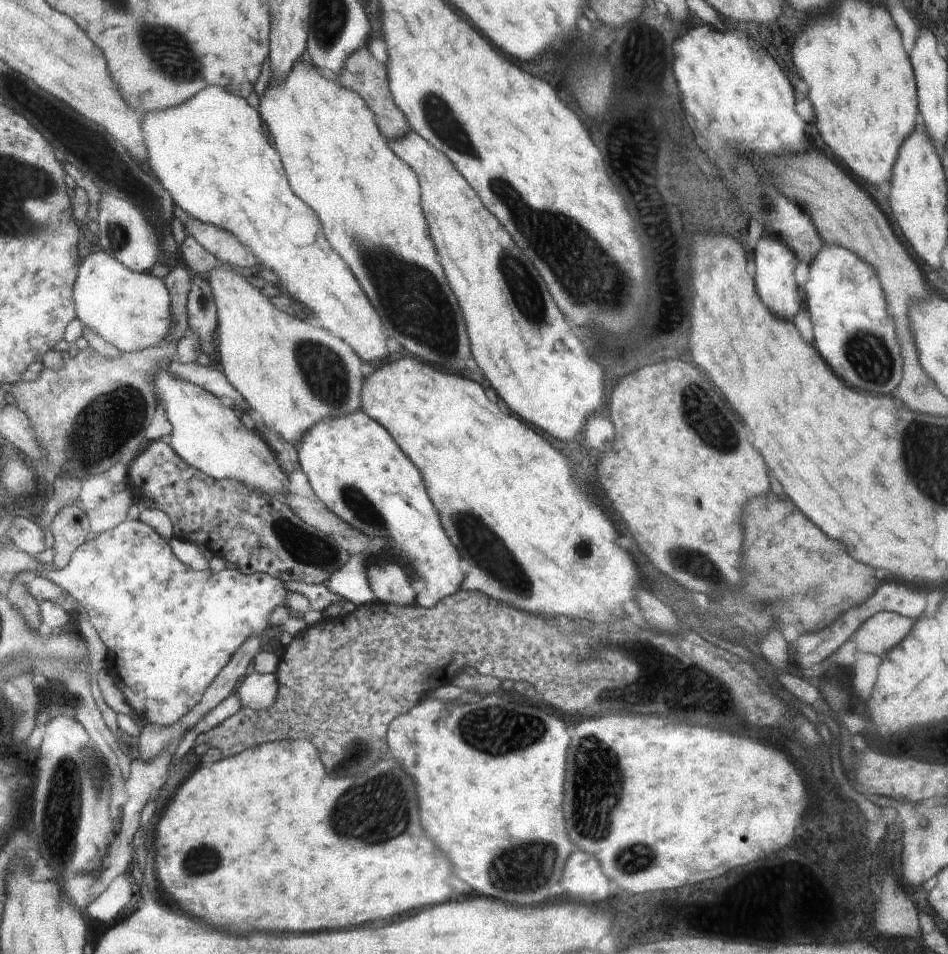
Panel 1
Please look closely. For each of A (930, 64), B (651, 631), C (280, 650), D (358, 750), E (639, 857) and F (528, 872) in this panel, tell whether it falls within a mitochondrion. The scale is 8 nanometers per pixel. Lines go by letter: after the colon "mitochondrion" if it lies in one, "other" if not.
A: other
B: other
C: other
D: mitochondrion
E: mitochondrion
F: mitochondrion

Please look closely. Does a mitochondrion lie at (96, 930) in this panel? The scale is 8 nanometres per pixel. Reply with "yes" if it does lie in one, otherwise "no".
no

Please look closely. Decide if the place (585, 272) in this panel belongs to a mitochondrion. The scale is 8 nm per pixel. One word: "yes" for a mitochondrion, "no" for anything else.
yes

